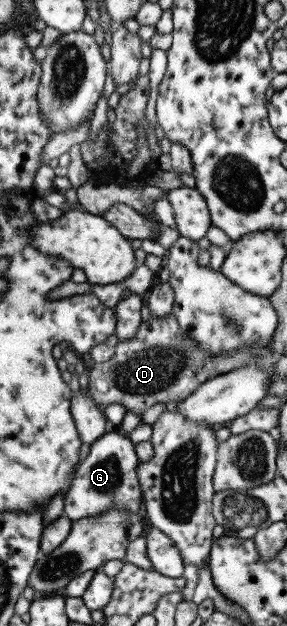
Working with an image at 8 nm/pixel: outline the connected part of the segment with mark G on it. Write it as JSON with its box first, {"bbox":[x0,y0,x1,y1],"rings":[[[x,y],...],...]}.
{"bbox":[63,428,141,522],"rings":[[[109,428],[104,435],[89,445],[88,454],[73,471],[69,488],[63,497],[63,513],[71,522],[82,518],[94,518],[111,507],[126,509],[133,516],[141,514],[141,493],[136,477],[139,464],[128,437]]]}

